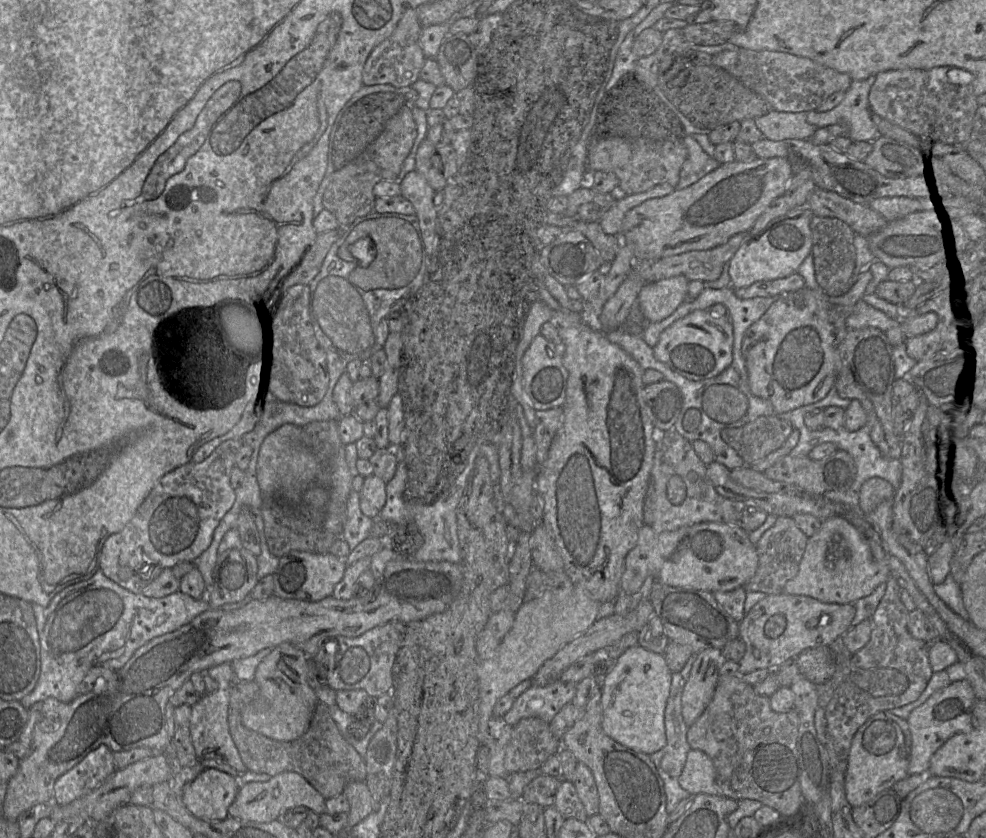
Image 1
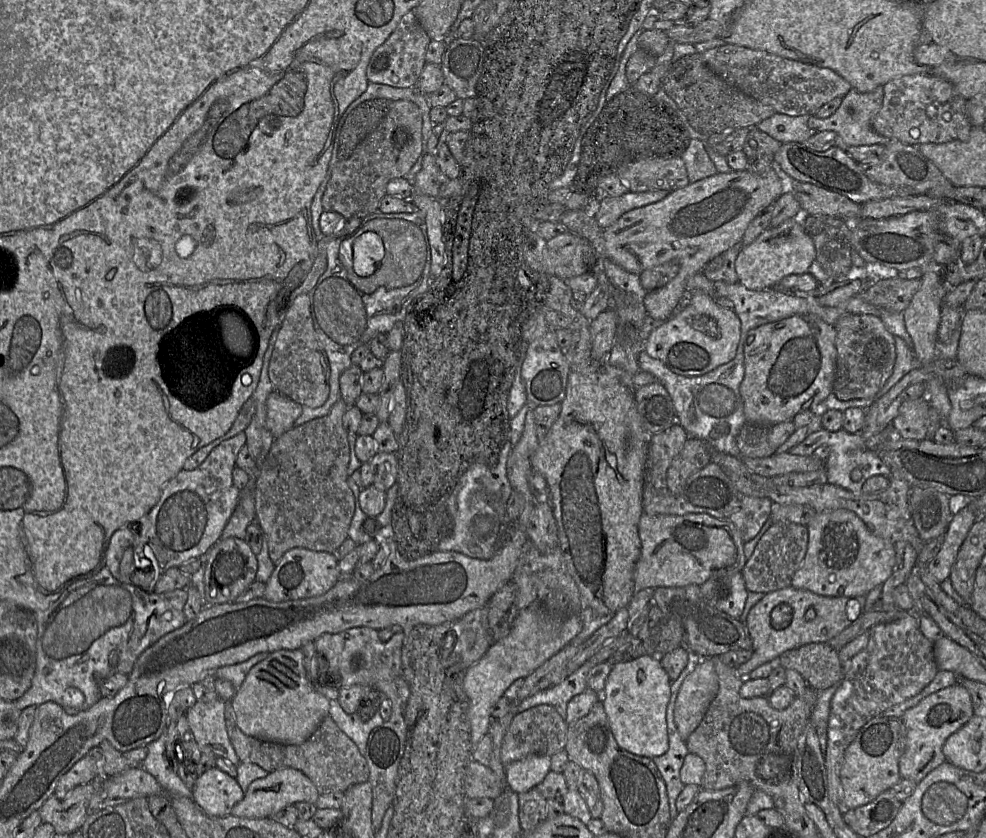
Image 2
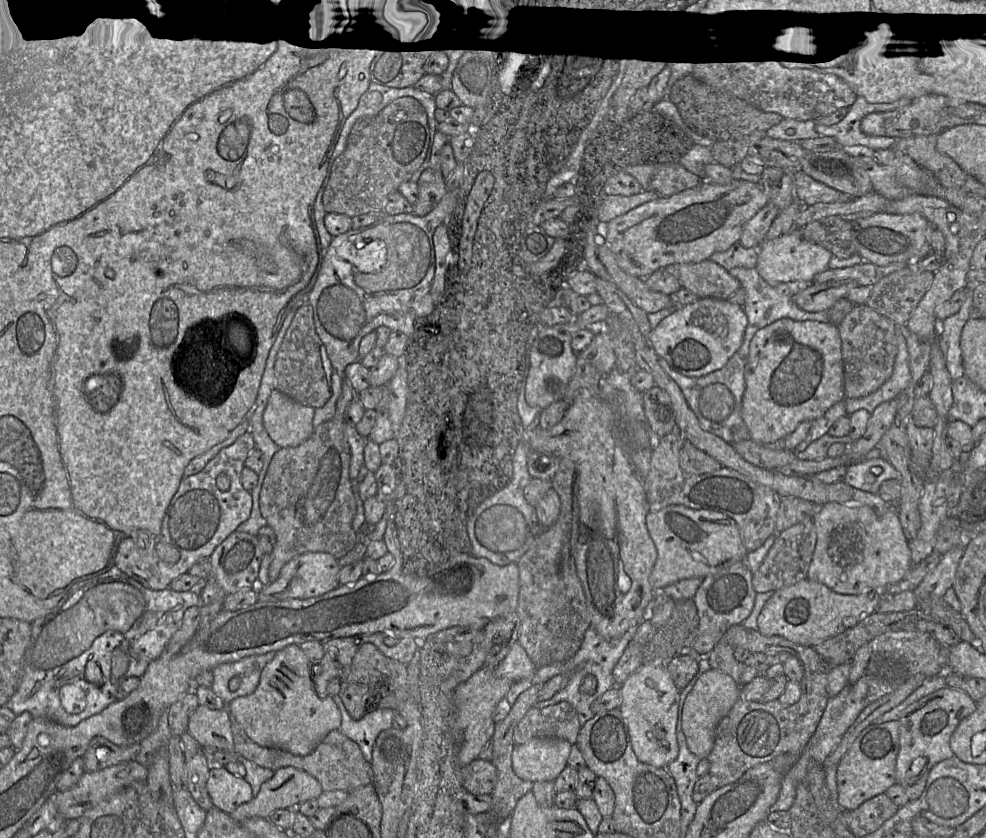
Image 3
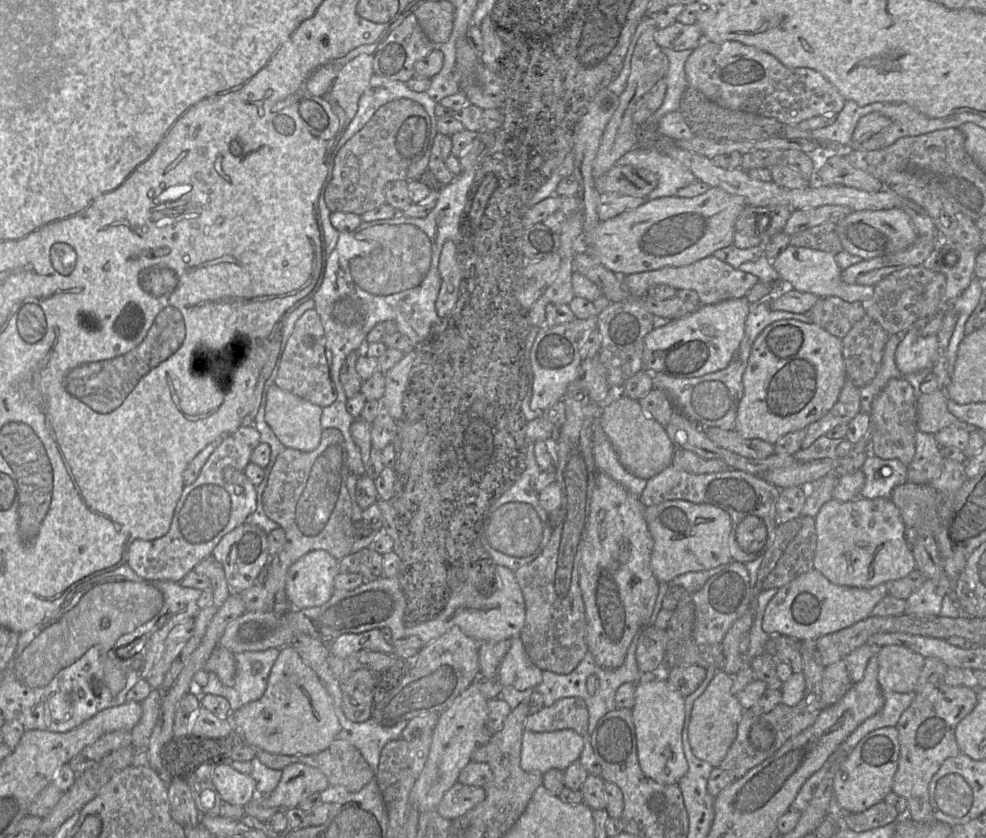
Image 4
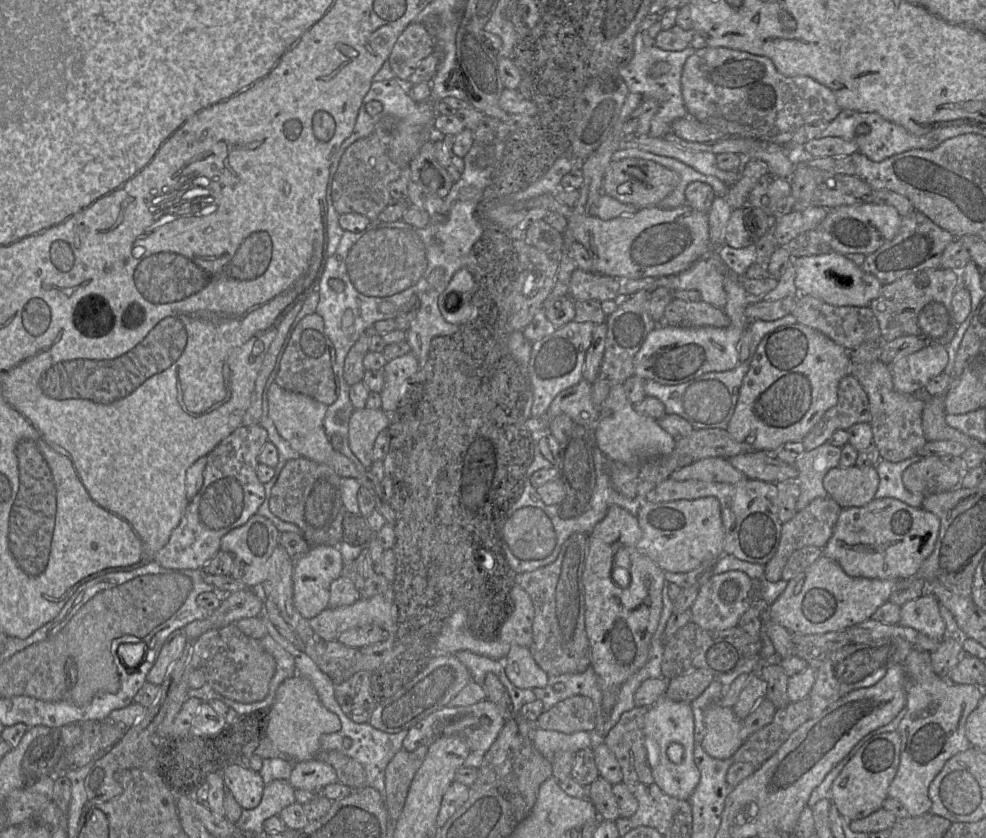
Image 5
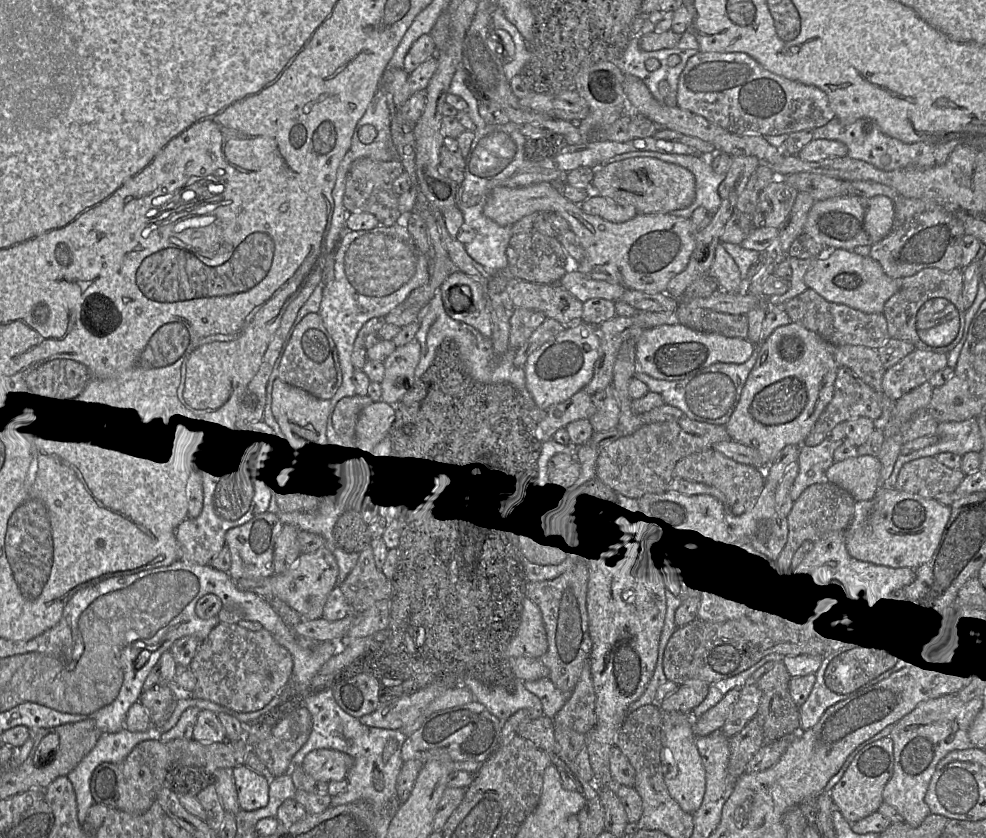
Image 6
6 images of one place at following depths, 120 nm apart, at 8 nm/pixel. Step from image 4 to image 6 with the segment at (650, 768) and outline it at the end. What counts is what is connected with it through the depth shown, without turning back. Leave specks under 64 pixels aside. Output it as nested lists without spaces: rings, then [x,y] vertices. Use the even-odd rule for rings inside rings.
[[[665,713],[663,720],[664,750],[669,749],[676,767],[666,773],[666,785],[670,795],[681,808],[690,814],[699,809],[706,789],[705,769],[696,746],[696,735],[692,729],[690,714]]]

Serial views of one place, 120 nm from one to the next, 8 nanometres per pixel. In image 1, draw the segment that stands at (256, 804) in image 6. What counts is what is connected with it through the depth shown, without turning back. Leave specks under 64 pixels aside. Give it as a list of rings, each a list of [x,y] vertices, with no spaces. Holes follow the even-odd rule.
[[[204,769],[193,781],[185,784],[181,799],[188,811],[203,820],[223,820],[228,817],[228,808],[239,791],[235,777],[216,769]]]

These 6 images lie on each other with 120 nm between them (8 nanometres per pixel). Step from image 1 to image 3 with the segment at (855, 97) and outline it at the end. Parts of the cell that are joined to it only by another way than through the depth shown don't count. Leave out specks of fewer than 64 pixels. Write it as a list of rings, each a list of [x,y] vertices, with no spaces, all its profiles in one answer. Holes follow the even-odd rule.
[[[856,96],[856,99],[854,99],[854,103],[846,109],[846,115],[838,123],[829,126],[815,123],[814,129],[820,136],[832,137],[836,141],[837,146],[843,149],[852,149],[852,151],[874,151],[879,149],[887,149],[894,145],[896,139],[886,136],[868,136],[860,130],[860,121],[864,116],[872,112],[892,111],[908,105],[911,100],[913,99],[900,98],[898,100],[886,103],[869,103],[863,97]]]

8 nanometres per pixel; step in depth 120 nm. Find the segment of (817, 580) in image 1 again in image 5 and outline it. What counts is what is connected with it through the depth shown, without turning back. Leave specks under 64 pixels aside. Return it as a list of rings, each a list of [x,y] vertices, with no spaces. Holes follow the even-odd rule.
[[[895,498],[873,499],[864,506],[841,510],[833,534],[822,549],[822,555],[836,561],[851,577],[899,581],[917,575],[922,563],[935,548],[939,530],[940,519],[922,507],[912,507]]]

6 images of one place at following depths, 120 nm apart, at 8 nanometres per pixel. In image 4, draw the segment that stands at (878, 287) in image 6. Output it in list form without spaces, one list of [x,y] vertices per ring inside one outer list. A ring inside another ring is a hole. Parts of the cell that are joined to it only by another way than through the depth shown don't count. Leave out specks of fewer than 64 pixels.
[[[789,245],[771,264],[787,289],[812,293],[819,298],[838,297],[849,303],[863,302],[871,298],[874,292],[874,286],[845,283],[841,279],[842,269],[836,263],[835,255],[827,252]]]

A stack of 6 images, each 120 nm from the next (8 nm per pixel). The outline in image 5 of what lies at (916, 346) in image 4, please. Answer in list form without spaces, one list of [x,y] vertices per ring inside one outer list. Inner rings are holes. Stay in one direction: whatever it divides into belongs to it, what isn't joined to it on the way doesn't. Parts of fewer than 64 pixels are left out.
[[[929,344],[921,350],[894,359],[889,364],[894,388],[903,394],[914,394],[924,389],[948,364],[948,352],[944,345]]]

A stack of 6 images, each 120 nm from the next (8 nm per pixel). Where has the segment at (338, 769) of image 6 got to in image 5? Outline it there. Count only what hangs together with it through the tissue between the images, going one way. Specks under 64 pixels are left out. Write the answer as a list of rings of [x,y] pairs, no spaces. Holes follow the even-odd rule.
[[[314,758],[295,762],[288,781],[294,789],[312,790],[337,783],[338,778],[330,764]]]

